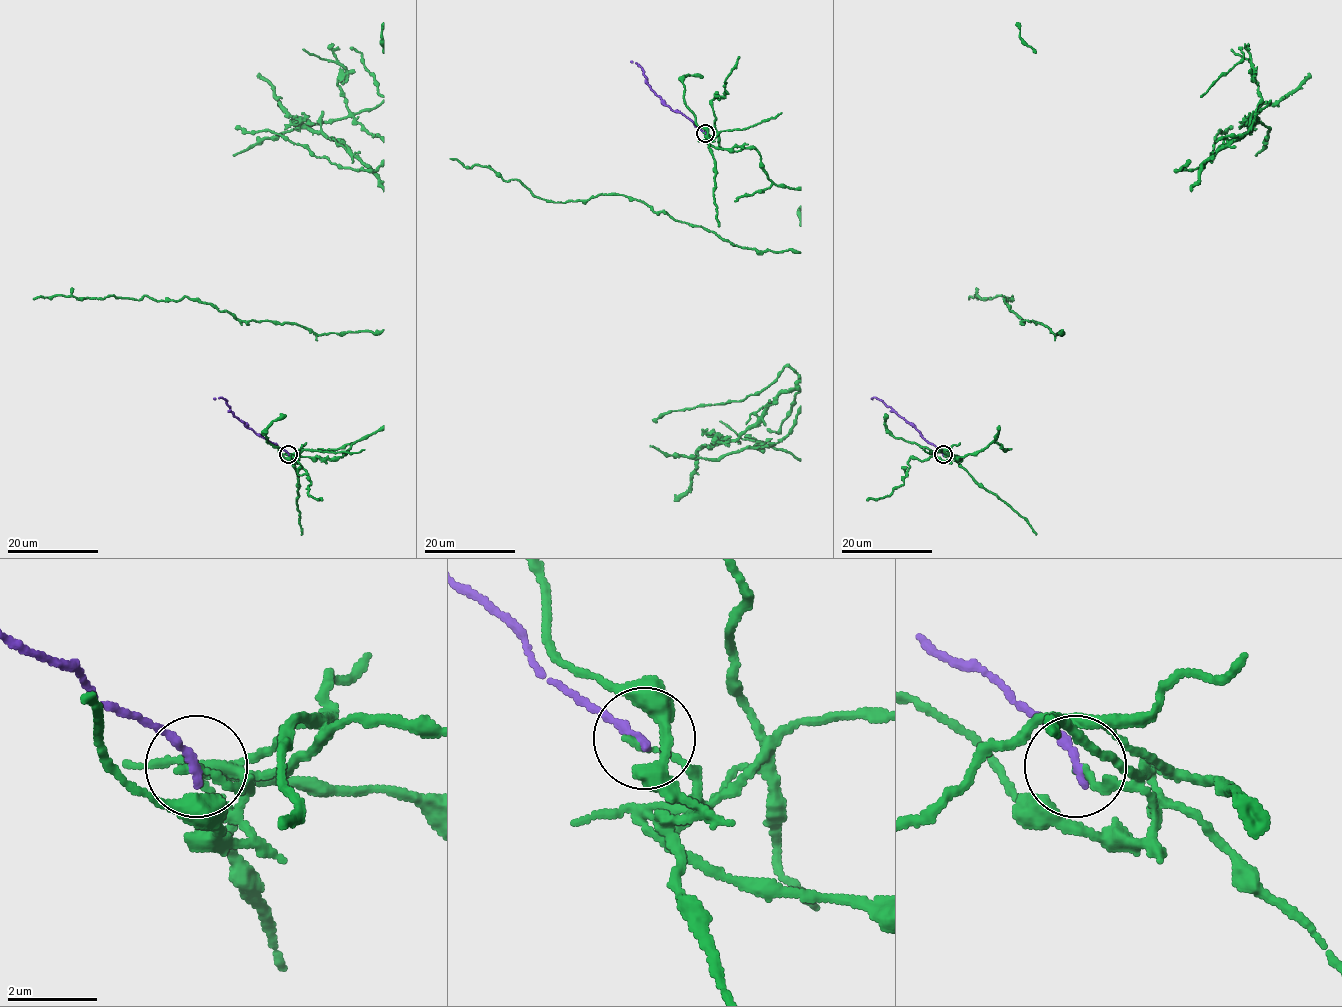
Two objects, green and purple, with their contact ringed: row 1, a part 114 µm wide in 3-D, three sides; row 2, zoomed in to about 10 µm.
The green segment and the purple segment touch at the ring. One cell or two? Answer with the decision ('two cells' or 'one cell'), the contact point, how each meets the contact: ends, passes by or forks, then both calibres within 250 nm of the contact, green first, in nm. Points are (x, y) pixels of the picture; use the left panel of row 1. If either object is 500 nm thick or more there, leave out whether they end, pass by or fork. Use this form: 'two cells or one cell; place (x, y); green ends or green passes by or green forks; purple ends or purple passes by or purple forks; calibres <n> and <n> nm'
two cells; place (288, 454); green ends; purple ends; calibres 150 and 220 nm

